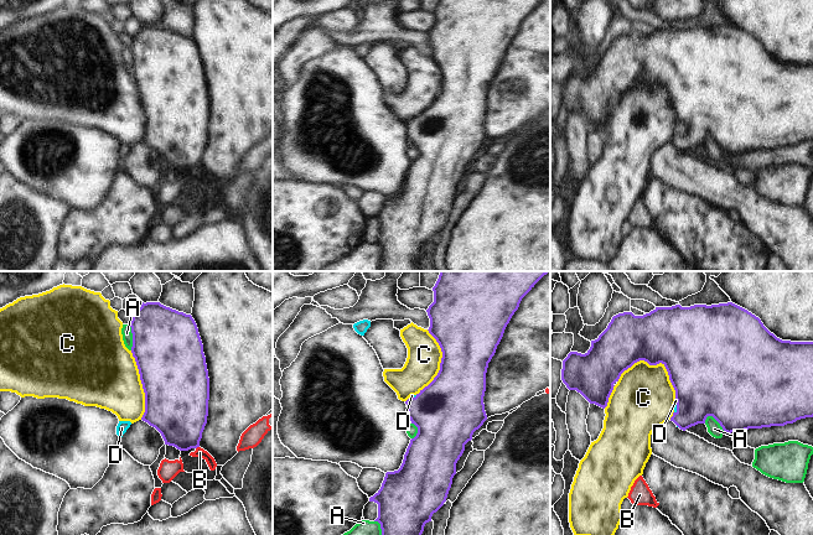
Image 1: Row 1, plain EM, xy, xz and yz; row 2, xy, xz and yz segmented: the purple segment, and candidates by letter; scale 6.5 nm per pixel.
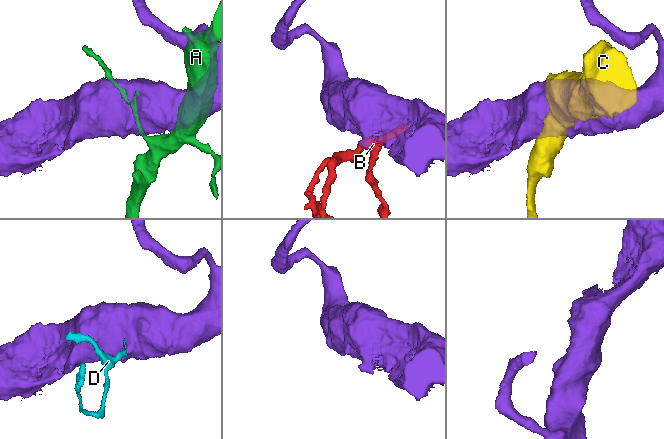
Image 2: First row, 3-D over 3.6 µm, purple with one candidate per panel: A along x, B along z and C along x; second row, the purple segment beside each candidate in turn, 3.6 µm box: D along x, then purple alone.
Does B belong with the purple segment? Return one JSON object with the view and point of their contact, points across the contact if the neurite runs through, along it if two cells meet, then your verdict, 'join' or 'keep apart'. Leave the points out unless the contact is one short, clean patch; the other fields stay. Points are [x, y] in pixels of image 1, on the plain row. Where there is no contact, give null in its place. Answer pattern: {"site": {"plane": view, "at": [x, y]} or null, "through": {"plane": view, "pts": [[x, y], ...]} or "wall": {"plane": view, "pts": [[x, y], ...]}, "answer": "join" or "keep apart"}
{"site": {"plane": "xy", "at": [197, 169]}, "wall": {"plane": "xy", "pts": [[198, 169], [196, 171]]}, "answer": "keep apart"}

